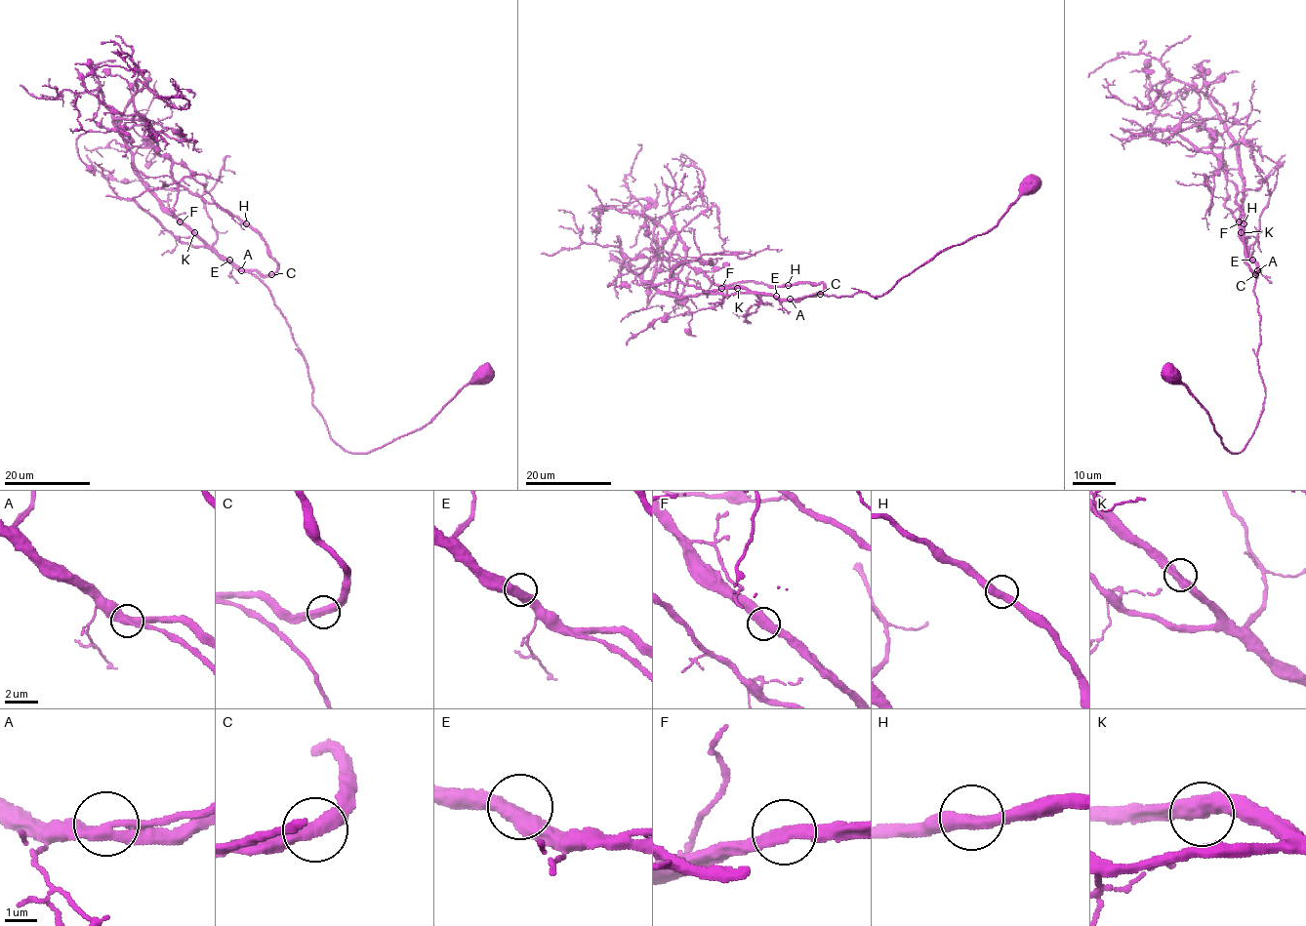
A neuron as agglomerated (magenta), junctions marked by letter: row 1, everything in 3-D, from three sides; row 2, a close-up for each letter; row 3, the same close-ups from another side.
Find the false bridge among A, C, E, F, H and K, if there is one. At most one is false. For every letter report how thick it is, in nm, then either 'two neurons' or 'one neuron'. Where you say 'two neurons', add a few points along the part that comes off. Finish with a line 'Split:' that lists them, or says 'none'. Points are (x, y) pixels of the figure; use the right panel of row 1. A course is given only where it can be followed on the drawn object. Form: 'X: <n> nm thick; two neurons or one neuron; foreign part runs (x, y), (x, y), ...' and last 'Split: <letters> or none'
A: 440 nm thick; one neuron
C: 440 nm thick; one neuron
E: 480 nm thick; one neuron
F: 440 nm thick; one neuron
H: 440 nm thick; one neuron
K: 440 nm thick; one neuron
Split: none

